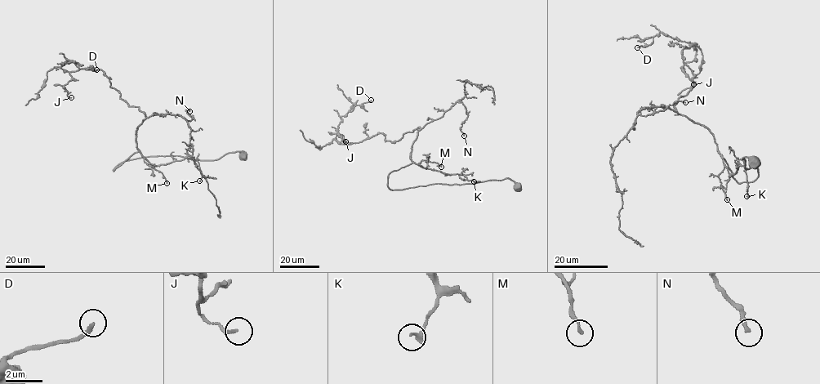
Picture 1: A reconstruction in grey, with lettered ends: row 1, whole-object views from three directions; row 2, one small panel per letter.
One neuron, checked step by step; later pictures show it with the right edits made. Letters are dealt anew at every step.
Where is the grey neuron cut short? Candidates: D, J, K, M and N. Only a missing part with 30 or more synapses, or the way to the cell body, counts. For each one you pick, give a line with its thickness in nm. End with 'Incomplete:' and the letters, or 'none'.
Incomplete: none

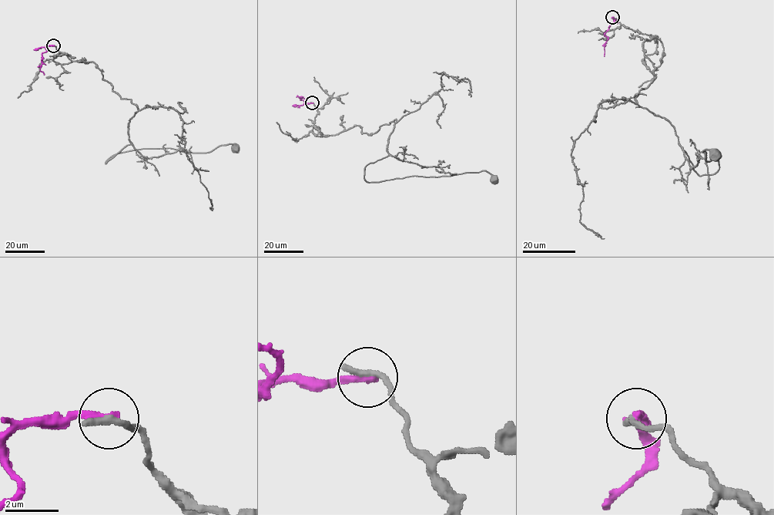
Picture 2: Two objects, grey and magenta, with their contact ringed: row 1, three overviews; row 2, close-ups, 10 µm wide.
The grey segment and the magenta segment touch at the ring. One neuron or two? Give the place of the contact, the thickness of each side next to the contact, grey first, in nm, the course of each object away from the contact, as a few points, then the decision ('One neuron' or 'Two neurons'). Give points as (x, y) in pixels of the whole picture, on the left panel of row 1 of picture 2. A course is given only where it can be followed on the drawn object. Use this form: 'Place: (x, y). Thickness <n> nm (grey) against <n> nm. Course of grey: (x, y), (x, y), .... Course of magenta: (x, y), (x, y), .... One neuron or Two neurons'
Place: (53, 45). Thickness 300 nm (grey) against 320 nm. Course of grey: (53, 45), (53, 59), (93, 62), (137, 108), (130, 143), (105, 163), (136, 149), (234, 147). Course of magenta: (53, 45), (48, 45), (47, 51), (41, 54), (40, 70), (44, 75). Two neurons

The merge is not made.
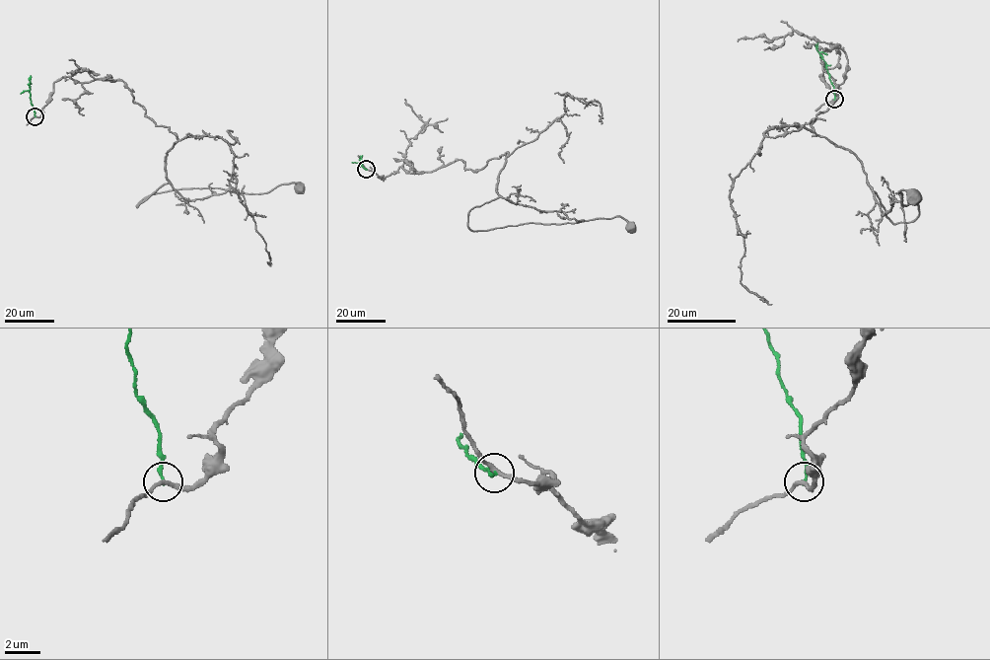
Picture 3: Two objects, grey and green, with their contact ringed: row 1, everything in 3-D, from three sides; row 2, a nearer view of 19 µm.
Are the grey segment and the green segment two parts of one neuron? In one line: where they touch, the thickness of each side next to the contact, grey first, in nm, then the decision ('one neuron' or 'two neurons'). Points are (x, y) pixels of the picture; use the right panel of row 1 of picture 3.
(834, 99) | 220/190 nm | two neurons

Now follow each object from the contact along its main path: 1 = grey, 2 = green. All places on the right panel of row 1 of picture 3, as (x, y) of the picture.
1: (834, 99), (839, 44), (815, 132), (893, 224), (918, 215), (899, 191), (916, 196)
2: (834, 99), (834, 86), (826, 63), (817, 49), (817, 42)

